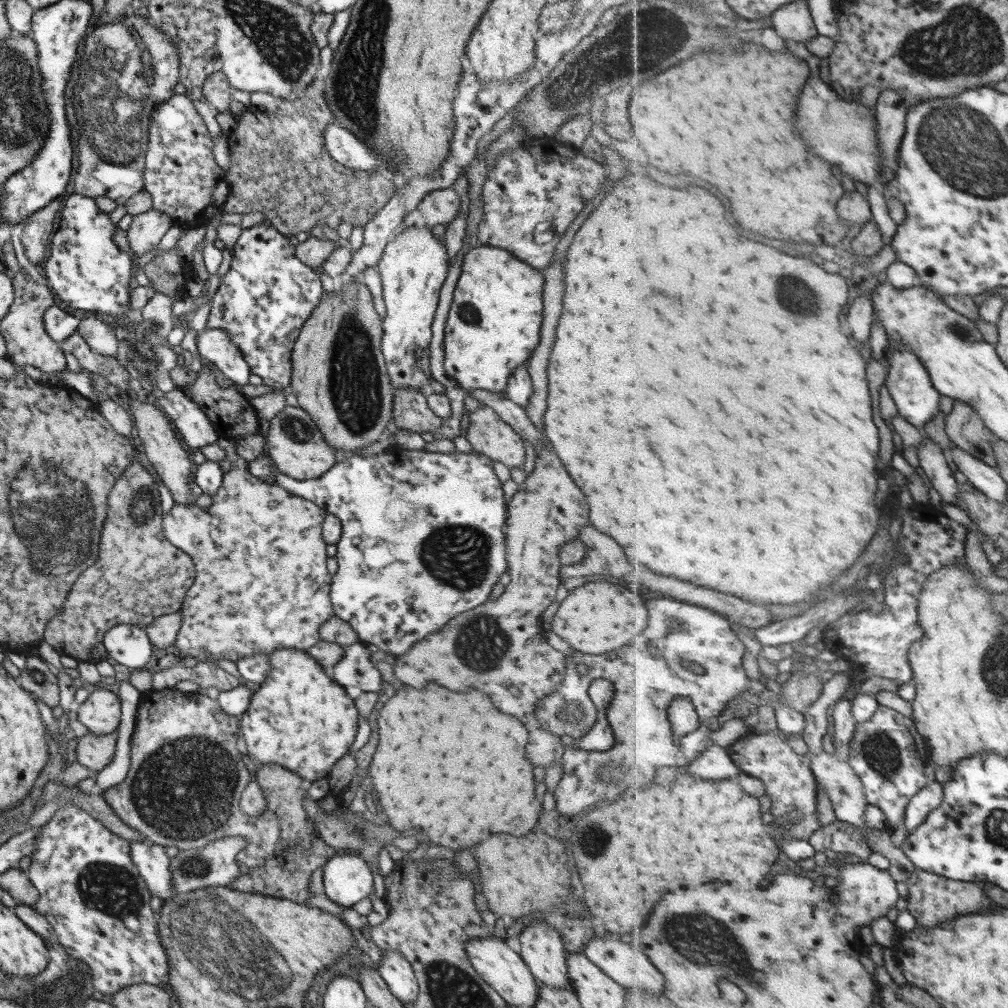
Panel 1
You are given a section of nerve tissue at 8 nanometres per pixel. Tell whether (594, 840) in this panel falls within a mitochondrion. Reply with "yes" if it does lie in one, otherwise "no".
yes

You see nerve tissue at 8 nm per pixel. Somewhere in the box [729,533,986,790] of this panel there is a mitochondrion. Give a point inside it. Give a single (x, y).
(879, 751)

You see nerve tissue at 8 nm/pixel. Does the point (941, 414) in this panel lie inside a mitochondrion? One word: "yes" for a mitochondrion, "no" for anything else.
no

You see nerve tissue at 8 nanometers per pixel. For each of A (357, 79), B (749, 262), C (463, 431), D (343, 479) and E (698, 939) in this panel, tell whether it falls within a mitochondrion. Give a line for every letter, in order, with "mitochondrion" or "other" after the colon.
A: mitochondrion
B: other
C: other
D: other
E: mitochondrion

